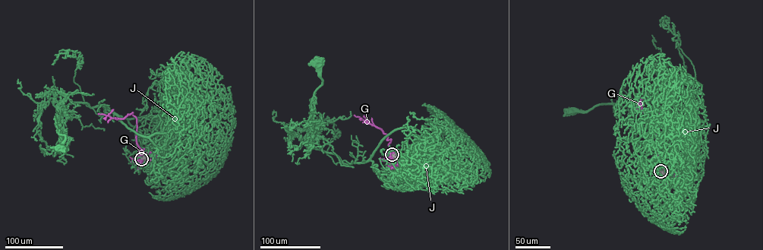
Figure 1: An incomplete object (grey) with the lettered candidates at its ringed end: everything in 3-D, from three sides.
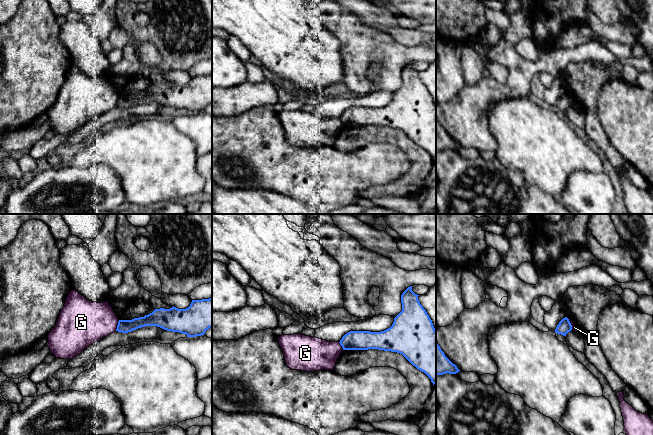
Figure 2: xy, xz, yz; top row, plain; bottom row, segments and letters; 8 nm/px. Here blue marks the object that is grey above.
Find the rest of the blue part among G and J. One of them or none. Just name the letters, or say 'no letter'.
no letter

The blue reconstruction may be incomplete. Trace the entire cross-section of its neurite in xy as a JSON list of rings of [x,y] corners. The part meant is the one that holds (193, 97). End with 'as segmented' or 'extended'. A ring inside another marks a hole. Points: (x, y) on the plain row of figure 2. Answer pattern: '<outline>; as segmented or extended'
[[[212,74],[192,76],[186,85],[174,82],[170,85],[160,84],[144,93],[119,96],[116,107],[128,109],[145,102],[157,102],[186,110],[187,113],[204,111],[212,103]]]; as segmented

